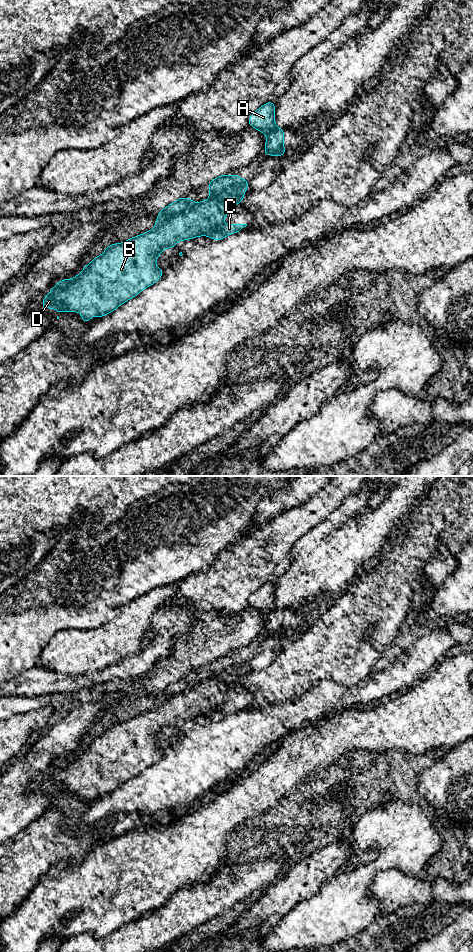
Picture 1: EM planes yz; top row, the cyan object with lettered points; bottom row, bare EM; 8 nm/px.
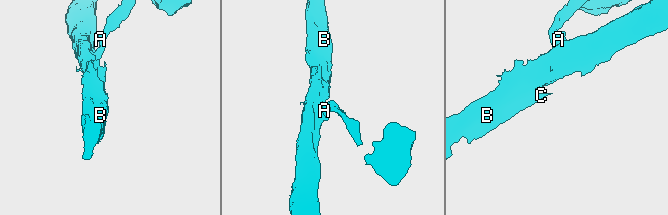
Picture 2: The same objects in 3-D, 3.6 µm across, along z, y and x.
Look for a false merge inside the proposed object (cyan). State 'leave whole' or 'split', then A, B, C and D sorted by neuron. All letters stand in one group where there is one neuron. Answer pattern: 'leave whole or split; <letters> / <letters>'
leave whole; A B C D

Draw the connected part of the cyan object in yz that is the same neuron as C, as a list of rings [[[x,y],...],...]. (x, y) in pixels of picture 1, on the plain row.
[[[219,655],[209,663],[210,677],[207,680],[195,684],[190,678],[180,677],[159,691],[154,709],[123,723],[114,723],[106,727],[103,734],[95,737],[75,758],[58,762],[44,777],[42,786],[47,789],[53,787],[58,795],[63,791],[80,792],[82,802],[88,802],[95,794],[101,798],[113,792],[162,757],[163,749],[158,749],[155,742],[164,729],[174,728],[178,721],[198,716],[210,716],[212,720],[222,720],[246,707],[247,704],[222,702],[231,687],[243,681],[248,666],[248,661],[241,660],[239,655]]]

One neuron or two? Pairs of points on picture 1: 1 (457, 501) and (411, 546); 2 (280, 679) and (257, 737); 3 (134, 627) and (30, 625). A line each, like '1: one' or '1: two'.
1: one
2: two
3: two

